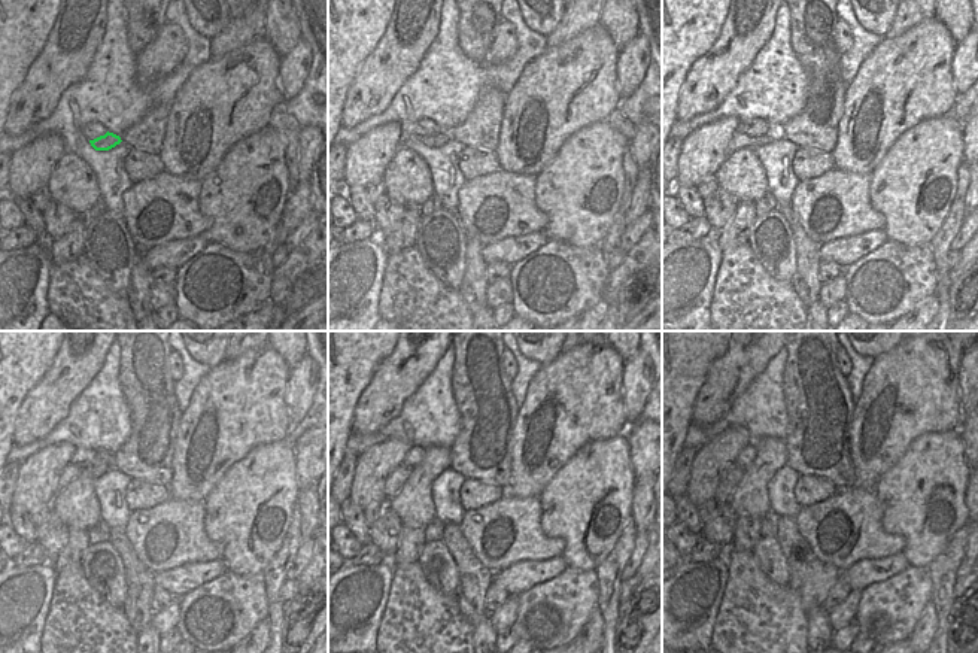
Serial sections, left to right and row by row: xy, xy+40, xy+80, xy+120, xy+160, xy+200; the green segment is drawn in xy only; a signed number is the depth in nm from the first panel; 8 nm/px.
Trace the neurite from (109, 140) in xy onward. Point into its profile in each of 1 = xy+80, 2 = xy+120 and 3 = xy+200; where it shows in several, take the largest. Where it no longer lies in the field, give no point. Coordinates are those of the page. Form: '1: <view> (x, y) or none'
1: xy+80 (738, 140)
2: xy+120 (70, 471)
3: xy+200 (732, 476)

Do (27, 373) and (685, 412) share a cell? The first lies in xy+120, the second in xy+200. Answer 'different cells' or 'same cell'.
same cell

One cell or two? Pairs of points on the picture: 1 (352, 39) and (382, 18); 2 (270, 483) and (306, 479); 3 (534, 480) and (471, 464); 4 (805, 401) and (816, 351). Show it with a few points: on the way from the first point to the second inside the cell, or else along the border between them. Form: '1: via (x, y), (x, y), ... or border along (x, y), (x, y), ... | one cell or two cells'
1: via (360, 32), (374, 18) | one cell
2: border along (292, 446), (295, 485), (300, 491) | two cells
3: border along (510, 439), (510, 482), (506, 489) | two cells
4: via (813, 389), (813, 363) | one cell

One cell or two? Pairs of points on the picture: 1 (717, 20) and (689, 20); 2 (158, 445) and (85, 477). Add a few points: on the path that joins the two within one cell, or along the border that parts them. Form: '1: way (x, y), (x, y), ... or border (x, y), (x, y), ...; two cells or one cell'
1: way (710, 18), (696, 18); one cell
2: border (114, 455), (111, 467); two cells

